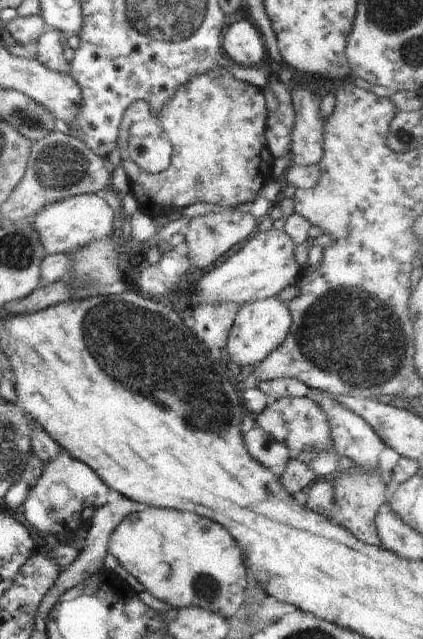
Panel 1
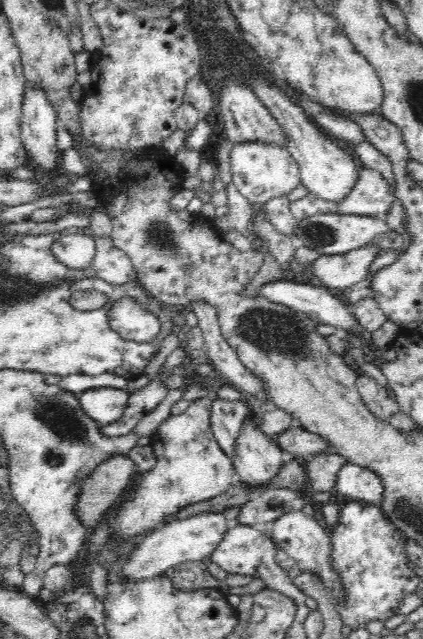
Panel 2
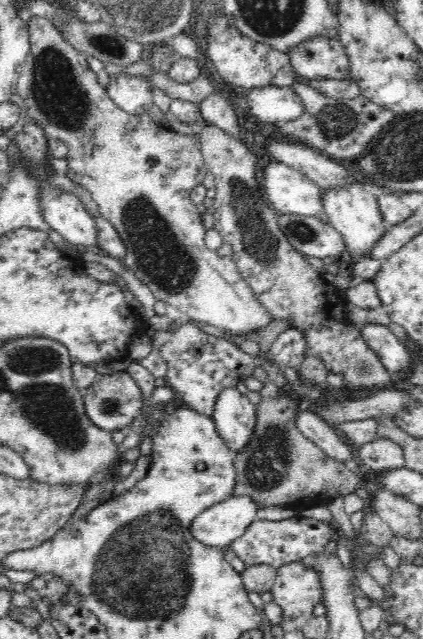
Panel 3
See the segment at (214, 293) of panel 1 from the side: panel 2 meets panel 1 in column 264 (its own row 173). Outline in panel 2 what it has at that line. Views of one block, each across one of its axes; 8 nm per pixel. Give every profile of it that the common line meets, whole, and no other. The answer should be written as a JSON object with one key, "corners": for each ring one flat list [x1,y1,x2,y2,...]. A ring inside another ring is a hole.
{"corners":[[246,141,236,143,232,147,229,158,232,163,231,182,252,204,263,206,275,196,290,194,301,183,298,164,286,147,274,143]]}

